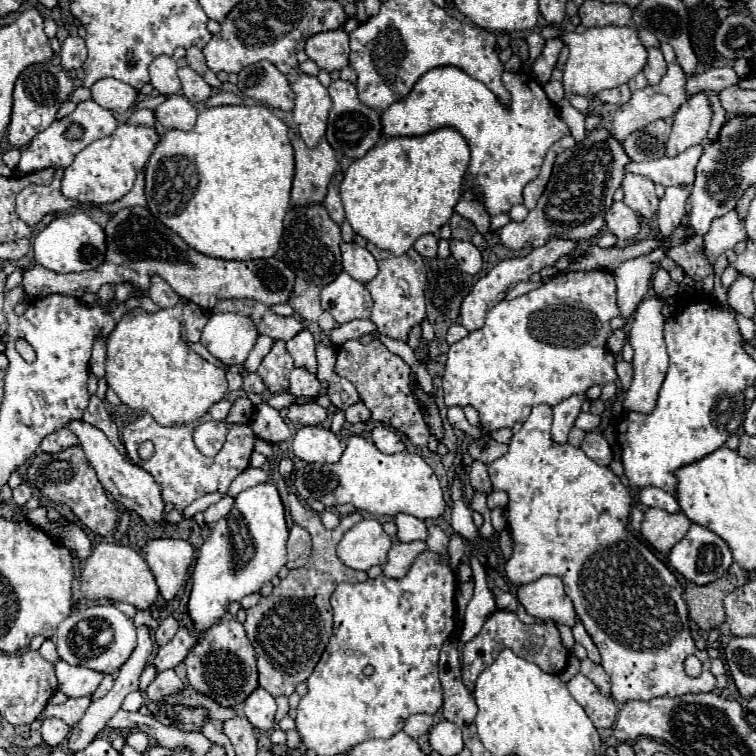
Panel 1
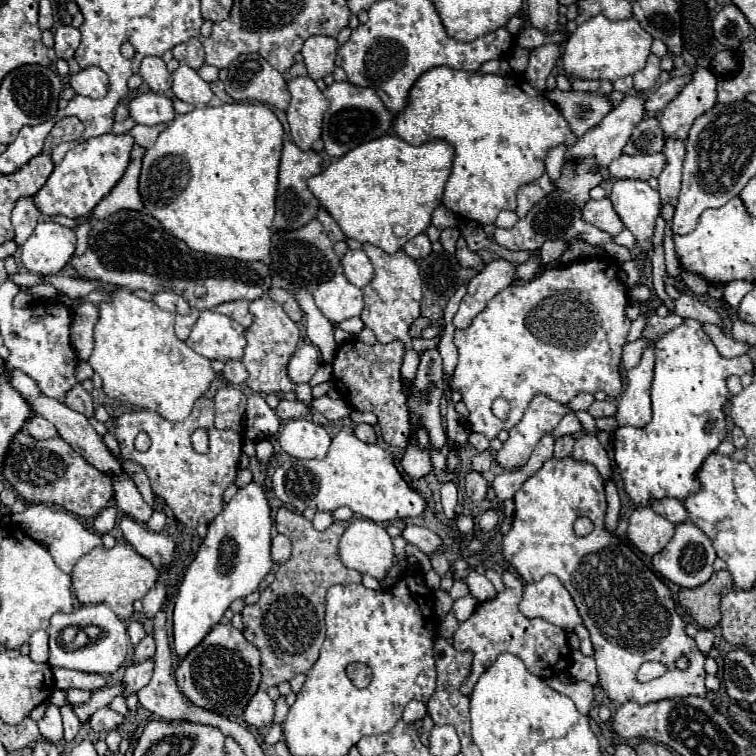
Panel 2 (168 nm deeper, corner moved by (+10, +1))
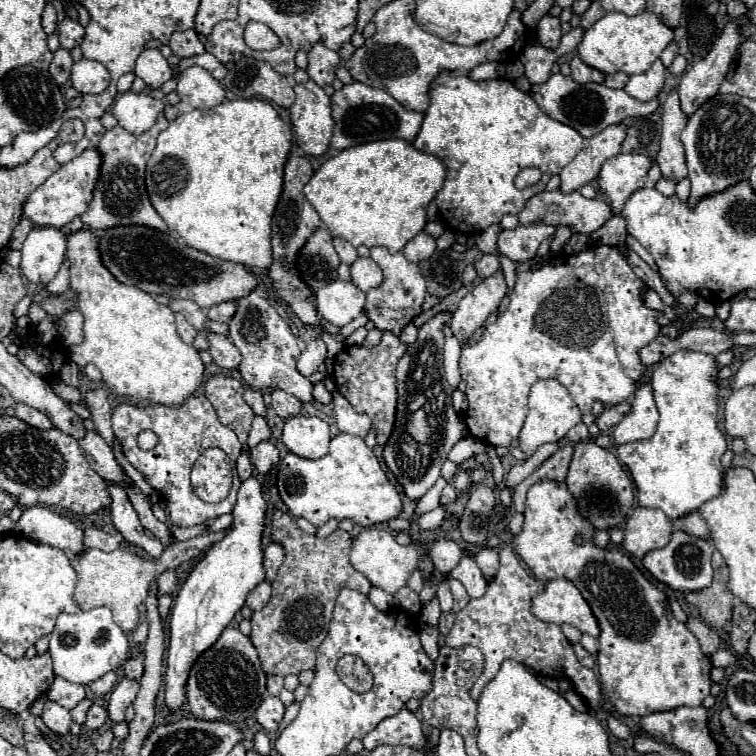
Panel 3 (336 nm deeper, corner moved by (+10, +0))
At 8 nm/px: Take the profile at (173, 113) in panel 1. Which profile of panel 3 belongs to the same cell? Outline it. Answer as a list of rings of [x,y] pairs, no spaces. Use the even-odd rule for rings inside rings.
[[[124,92],[112,104],[112,114],[118,124],[126,128],[130,134],[146,132],[158,114],[162,114],[164,102],[152,98],[148,92]]]

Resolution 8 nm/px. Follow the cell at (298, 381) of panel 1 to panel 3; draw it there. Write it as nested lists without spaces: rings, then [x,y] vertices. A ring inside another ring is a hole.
[[[316,338],[312,342],[308,342],[306,350],[300,354],[298,358],[298,370],[304,376],[312,376],[316,372],[316,368],[326,360],[326,344],[322,338]]]

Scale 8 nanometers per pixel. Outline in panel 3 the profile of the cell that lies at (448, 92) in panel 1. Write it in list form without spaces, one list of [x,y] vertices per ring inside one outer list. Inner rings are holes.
[[[442,72],[430,86],[430,108],[424,114],[422,128],[414,140],[414,148],[420,152],[438,156],[446,166],[446,180],[444,186],[438,190],[434,202],[438,207],[440,217],[453,232],[474,234],[482,232],[488,226],[500,224],[504,214],[514,214],[524,208],[526,200],[530,196],[544,190],[550,178],[554,174],[560,174],[560,170],[574,160],[574,156],[586,146],[586,140],[570,126],[550,118],[544,114],[538,104],[532,100],[530,94],[518,90],[510,80],[498,78],[498,80],[484,80],[474,82],[464,74],[456,72]],[[536,166],[542,170],[542,178],[536,186],[530,186],[526,190],[518,190],[514,186],[514,178],[520,170]]]

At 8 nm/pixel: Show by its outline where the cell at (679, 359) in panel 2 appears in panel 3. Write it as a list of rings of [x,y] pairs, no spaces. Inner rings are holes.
[[[678,350],[652,368],[652,390],[660,412],[656,434],[650,440],[618,446],[618,456],[636,482],[638,504],[660,508],[670,520],[676,520],[696,512],[722,490],[720,456],[726,452],[726,438],[718,428],[714,356]]]

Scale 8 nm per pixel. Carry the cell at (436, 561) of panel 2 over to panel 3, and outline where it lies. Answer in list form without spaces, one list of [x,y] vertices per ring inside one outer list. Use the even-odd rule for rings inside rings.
[[[444,580],[442,584],[438,584],[436,598],[438,598],[438,602],[440,602],[442,612],[452,612],[452,604],[454,604],[454,600],[452,600],[452,594],[450,594],[450,588],[448,588],[448,582],[446,582],[446,580]]]

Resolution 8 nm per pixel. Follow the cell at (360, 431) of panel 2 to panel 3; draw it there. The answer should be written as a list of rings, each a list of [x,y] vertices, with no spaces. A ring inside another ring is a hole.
[[[334,390],[332,396],[334,396],[332,402],[334,402],[334,418],[336,418],[338,430],[364,438],[370,432],[370,426],[372,426],[370,416],[366,416],[362,412],[356,412],[350,406],[350,402],[338,390]]]

